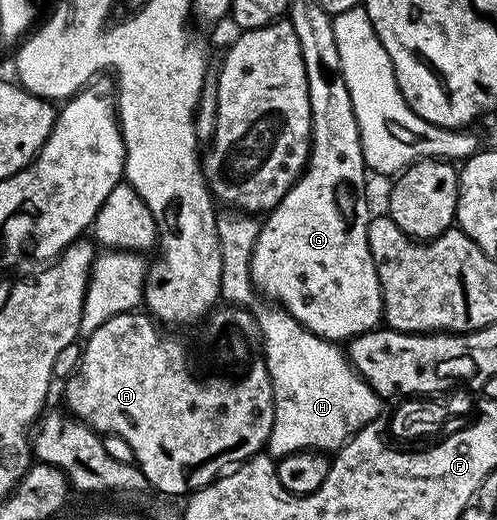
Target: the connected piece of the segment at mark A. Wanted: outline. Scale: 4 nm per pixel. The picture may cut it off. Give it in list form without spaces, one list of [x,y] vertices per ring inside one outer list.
[[[214,307],[209,315],[200,321],[196,329],[198,332],[193,336],[193,360],[185,356],[184,346],[175,337],[168,336],[165,333],[168,331],[158,327],[152,316],[141,310],[119,313],[103,322],[97,330],[87,336],[83,344],[81,360],[77,364],[77,371],[64,381],[66,404],[64,407],[81,423],[89,425],[94,432],[123,438],[123,442],[131,446],[134,461],[147,478],[149,488],[166,498],[178,498],[177,496],[185,498],[201,488],[206,488],[212,480],[217,479],[226,470],[258,455],[269,443],[269,435],[273,429],[273,387],[265,365],[258,317],[256,320],[251,313],[244,312],[241,308],[221,307]]]

